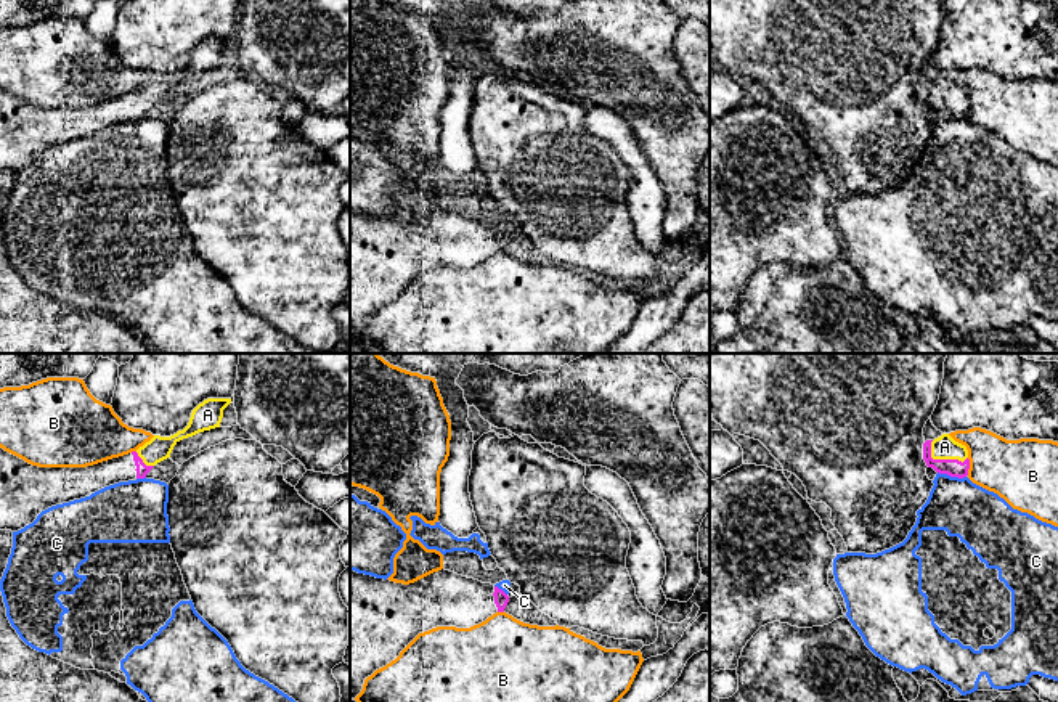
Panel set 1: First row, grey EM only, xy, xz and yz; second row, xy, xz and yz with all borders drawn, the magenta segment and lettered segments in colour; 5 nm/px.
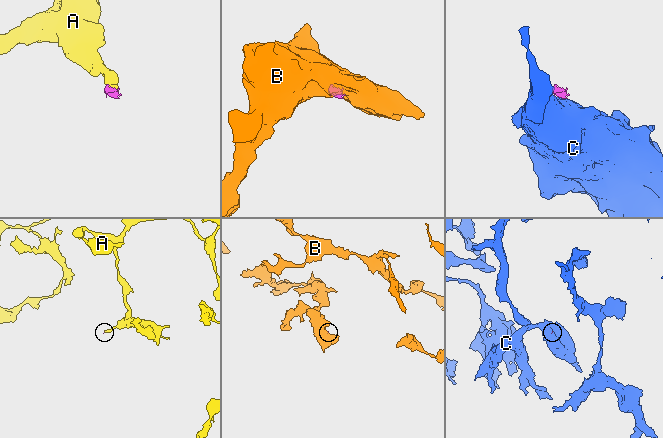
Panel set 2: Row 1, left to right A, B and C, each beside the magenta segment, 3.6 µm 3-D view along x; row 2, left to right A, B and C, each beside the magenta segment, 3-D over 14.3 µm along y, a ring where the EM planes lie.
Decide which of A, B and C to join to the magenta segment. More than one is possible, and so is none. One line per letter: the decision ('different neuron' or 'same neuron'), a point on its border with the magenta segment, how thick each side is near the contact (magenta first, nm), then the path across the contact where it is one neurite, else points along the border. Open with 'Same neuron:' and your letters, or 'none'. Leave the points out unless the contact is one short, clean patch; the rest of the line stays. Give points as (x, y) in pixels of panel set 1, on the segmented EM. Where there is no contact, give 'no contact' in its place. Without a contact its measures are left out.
Same neuron: A
A: same neuron; contact yz (943, 460); calibres 90 and 120 nm; way yz (954, 468), (943, 460), (944, 447)
B: different neuron; contact yz (968, 466); calibres 90 and 320 nm; border yz (967, 458), (968, 474)
C: different neuron; contact yz (952, 476); calibres 90 and 280 nm; border yz (938, 471), (948, 476), (965, 477)

